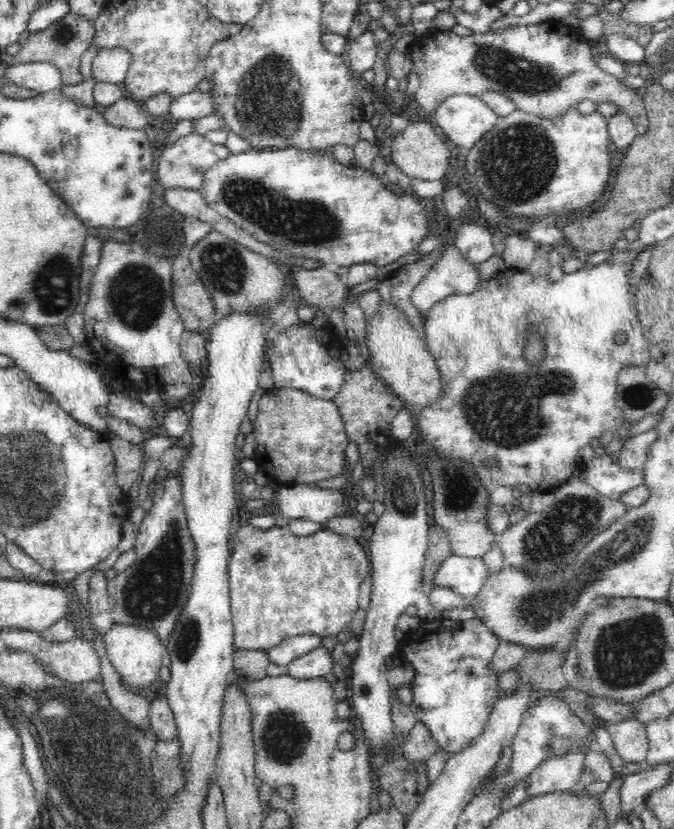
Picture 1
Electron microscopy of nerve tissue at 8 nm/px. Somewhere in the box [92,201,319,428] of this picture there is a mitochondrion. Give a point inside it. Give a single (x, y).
(136, 294)

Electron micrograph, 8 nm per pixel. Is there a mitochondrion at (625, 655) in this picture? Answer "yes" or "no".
yes

